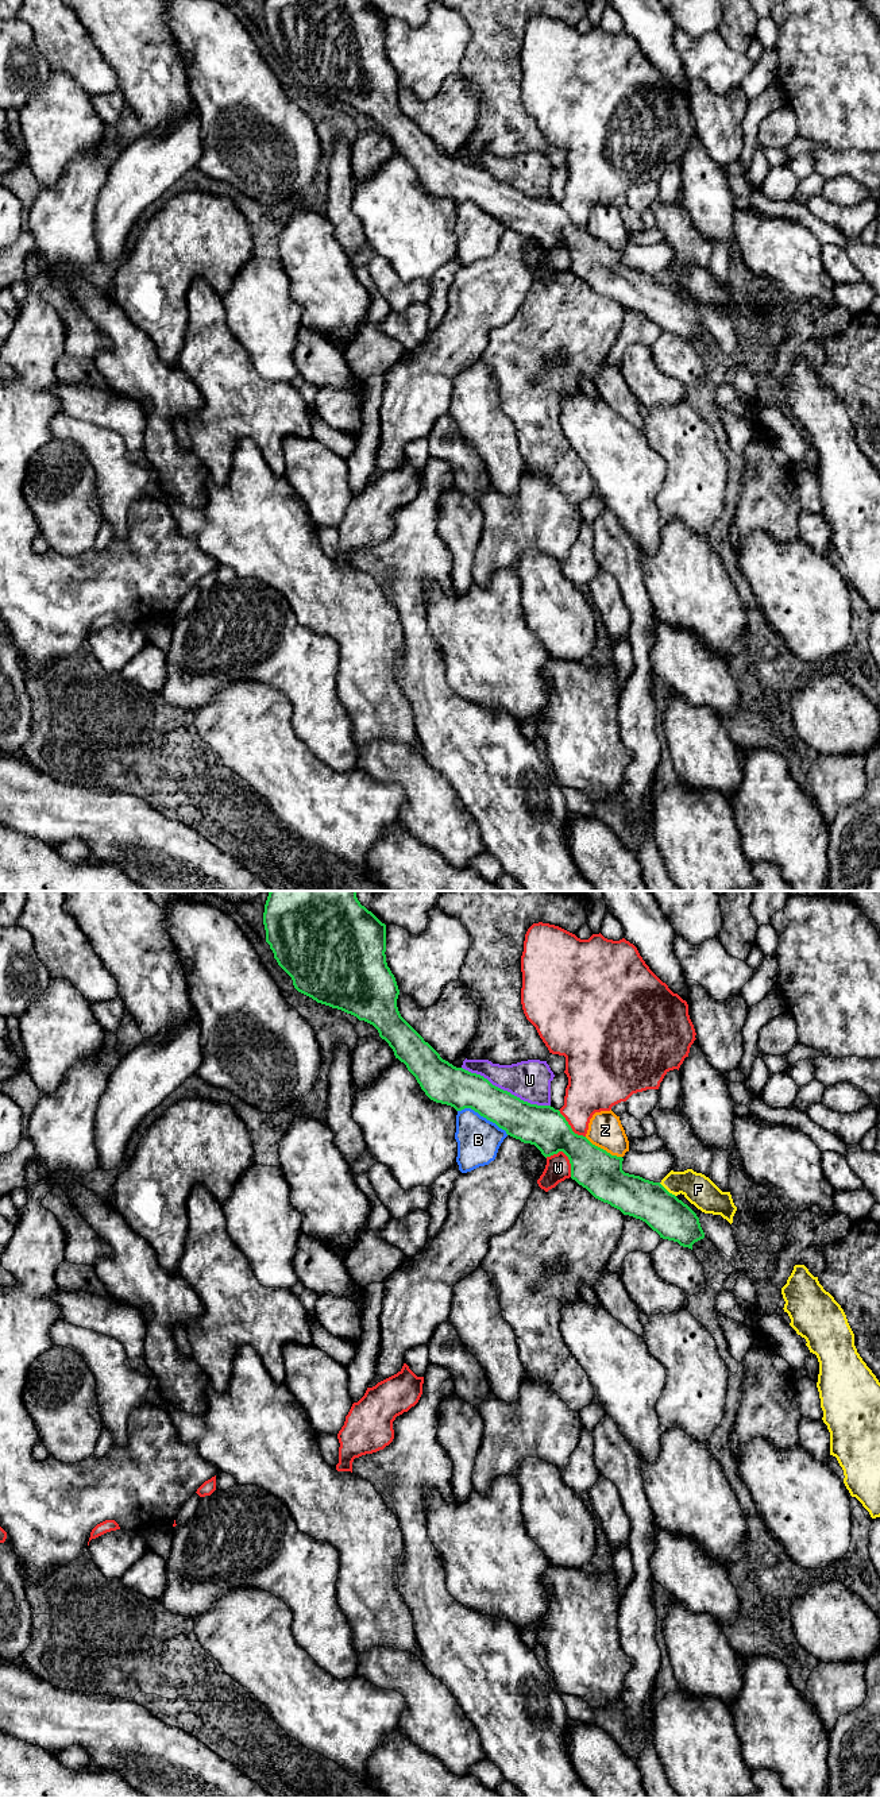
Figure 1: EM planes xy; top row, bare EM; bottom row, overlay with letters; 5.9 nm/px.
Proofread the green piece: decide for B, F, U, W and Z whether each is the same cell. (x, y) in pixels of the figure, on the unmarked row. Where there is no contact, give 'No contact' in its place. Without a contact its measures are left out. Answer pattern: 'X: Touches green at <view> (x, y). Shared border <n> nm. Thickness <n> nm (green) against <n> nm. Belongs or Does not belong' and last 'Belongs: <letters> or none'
B: Touches green at xy (483, 209). Shared border 340 nm. Thickness 240 nm (green) against 260 nm. Does not belong
F: Touches green at xy (666, 282). Shared border 130 nm. Thickness 240 nm (green) against 180 nm. Does not belong
U: Touches green at xy (506, 184). Shared border 600 nm. Thickness 240 nm (green) against 240 nm. Does not belong
W: Touches green at xy (566, 247). Shared border 200 nm. Thickness 260 nm (green) against 150 nm. Does not belong
Z: Touches green at xy (602, 242). Shared border 260 nm. Thickness 260 nm (green) against 200 nm. Does not belong
Belongs: none

